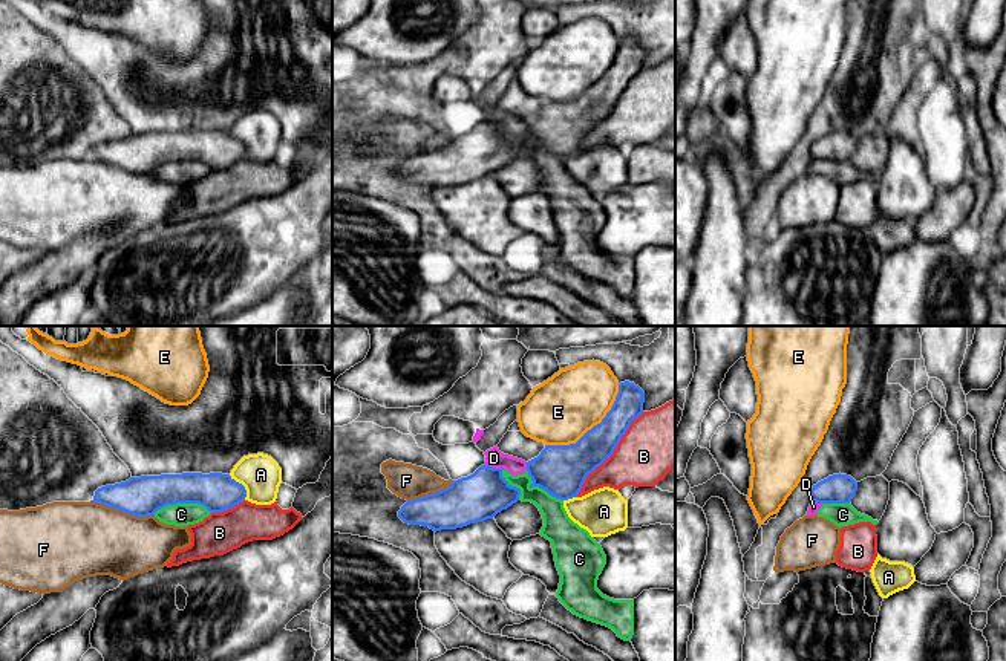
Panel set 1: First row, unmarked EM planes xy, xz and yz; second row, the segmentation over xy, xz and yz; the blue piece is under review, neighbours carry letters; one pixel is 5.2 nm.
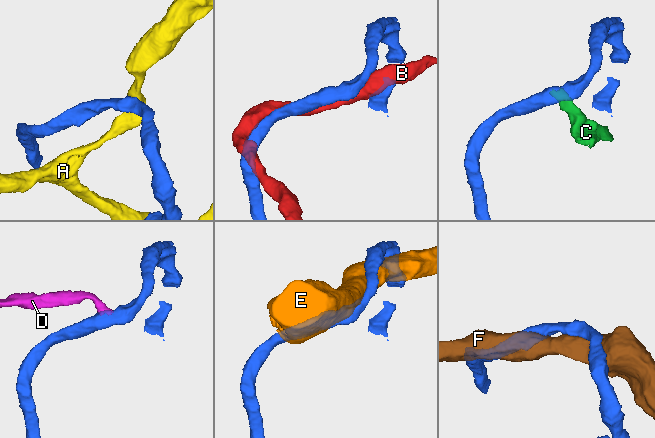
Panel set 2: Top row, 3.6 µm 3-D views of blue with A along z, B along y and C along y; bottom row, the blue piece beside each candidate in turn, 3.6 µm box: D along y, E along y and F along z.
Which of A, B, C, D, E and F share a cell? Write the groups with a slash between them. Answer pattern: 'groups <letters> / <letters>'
groups A / B F / C D / E

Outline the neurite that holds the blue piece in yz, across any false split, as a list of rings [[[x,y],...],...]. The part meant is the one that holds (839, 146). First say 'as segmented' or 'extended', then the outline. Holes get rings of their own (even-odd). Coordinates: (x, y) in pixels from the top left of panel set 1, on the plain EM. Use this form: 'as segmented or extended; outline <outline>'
as segmented; outline [[[833,132],[810,147],[810,158],[816,161],[850,161],[857,148],[857,139],[847,132]]]

